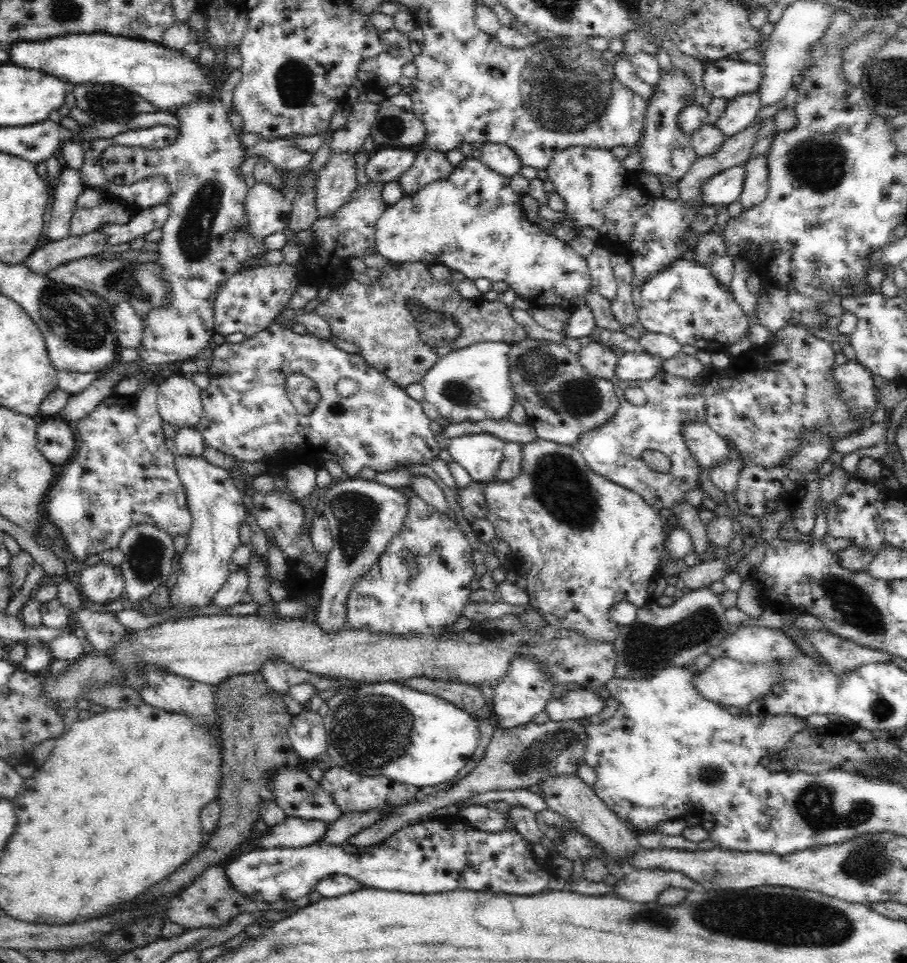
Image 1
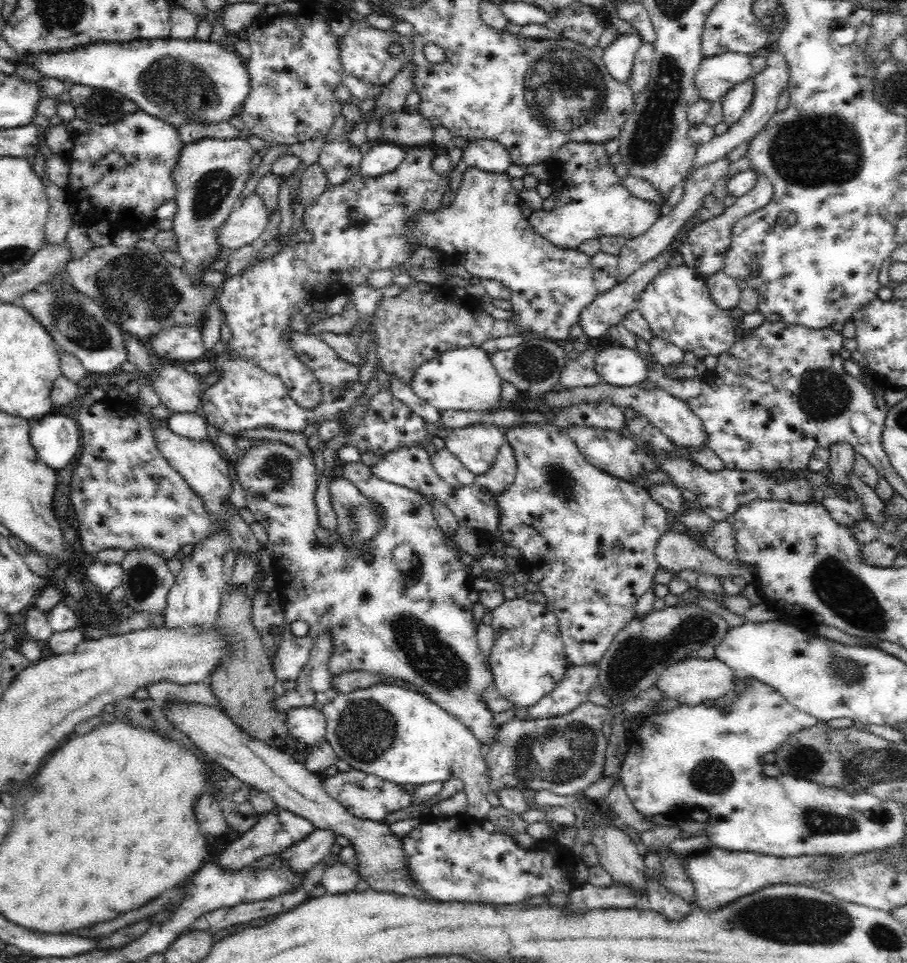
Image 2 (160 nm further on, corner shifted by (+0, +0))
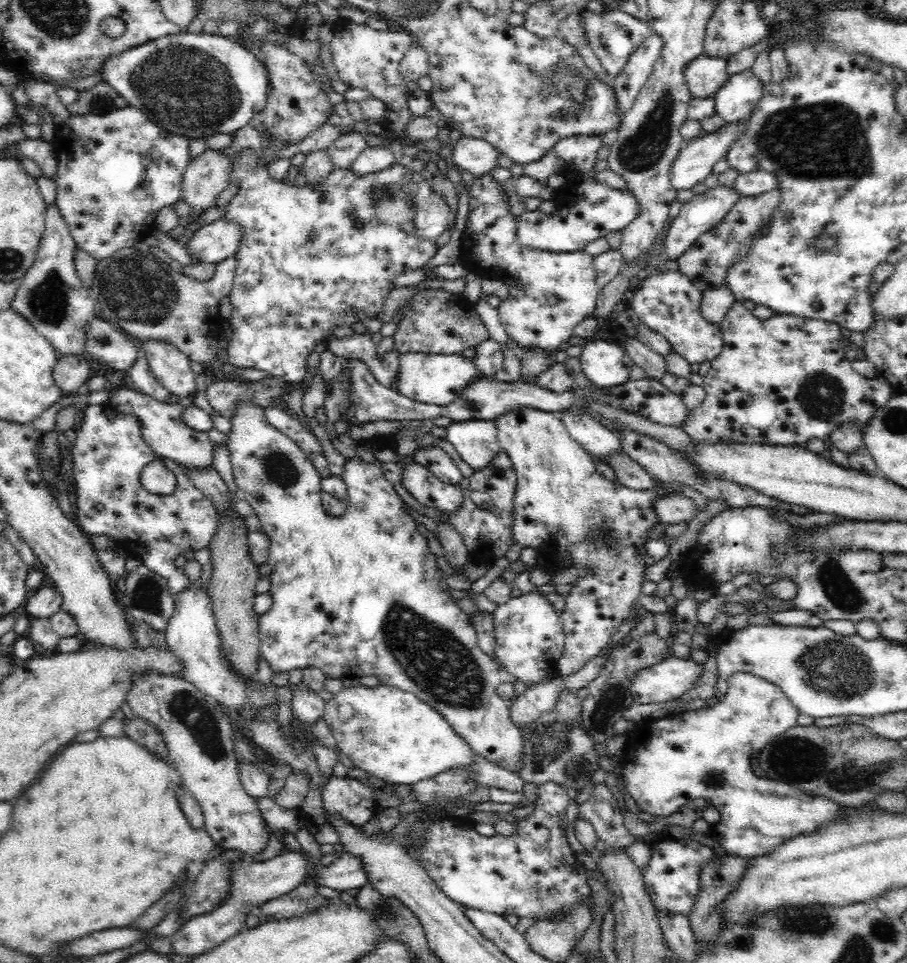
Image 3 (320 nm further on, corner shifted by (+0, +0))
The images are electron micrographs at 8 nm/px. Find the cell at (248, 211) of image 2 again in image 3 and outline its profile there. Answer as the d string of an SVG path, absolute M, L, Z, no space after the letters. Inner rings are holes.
M216 220L208 226L194 232L185 246L193 262L216 264L232 257L238 250L242 238L241 226L238 223L227 223Z

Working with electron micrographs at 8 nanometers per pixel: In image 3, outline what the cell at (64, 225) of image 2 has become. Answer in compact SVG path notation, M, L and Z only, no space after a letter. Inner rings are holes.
M54 203L47 206L45 218L45 233L40 239L35 263L18 281L10 309L47 338L57 352L80 354L85 352L87 326L96 314L95 299L82 286L75 267L74 239Z

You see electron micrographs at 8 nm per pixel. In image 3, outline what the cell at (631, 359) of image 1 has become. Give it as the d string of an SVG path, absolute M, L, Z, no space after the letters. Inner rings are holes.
M605 340L588 341L579 355L584 376L596 386L613 387L628 381L632 359L627 351Z

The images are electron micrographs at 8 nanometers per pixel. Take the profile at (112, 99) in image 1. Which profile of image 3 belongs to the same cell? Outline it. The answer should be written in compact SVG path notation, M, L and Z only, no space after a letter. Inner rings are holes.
M102 82L90 90L80 92L78 100L69 104L66 109L71 115L108 114L110 110L126 106L129 106L126 100L116 93L110 85Z

